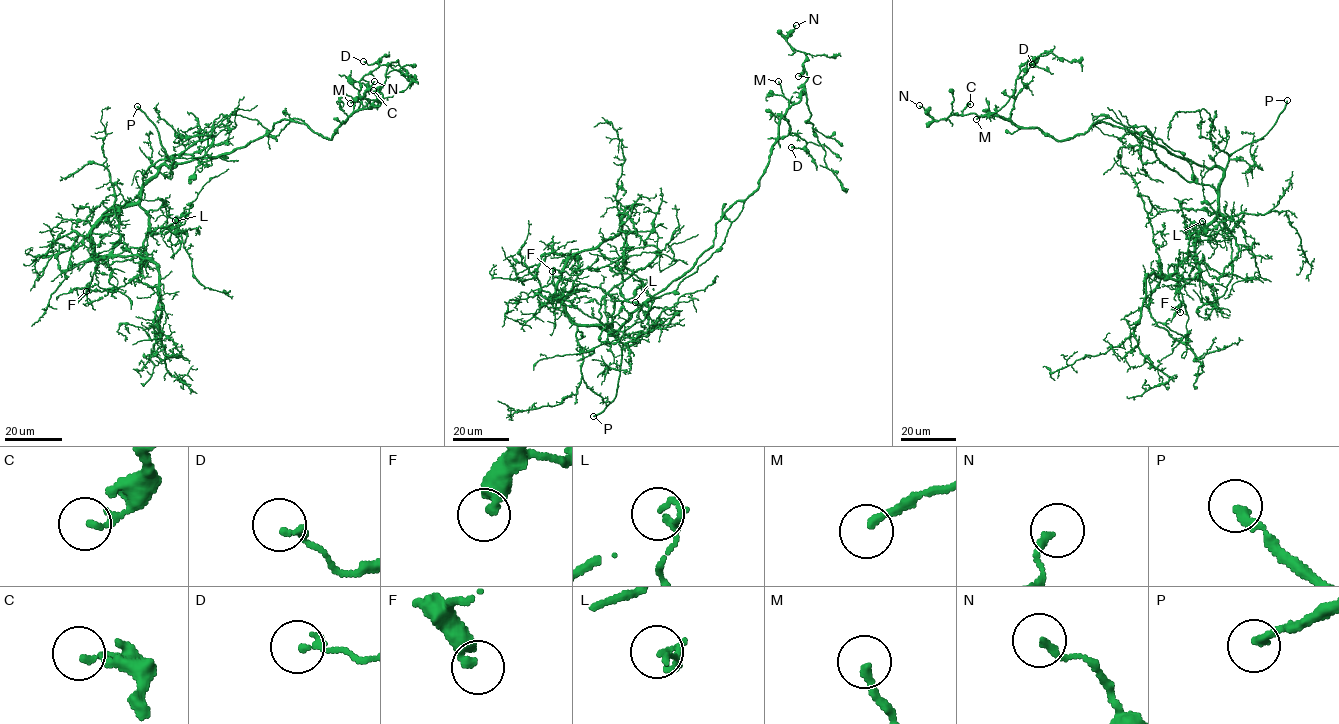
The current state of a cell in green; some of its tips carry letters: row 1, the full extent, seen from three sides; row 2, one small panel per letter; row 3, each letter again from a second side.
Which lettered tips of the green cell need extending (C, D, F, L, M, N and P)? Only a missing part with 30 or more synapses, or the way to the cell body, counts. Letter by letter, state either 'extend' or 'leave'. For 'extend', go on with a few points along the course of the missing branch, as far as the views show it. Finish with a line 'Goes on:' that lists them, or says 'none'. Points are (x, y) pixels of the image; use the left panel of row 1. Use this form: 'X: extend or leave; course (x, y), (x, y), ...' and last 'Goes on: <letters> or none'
C: leave
D: leave
F: leave
L: leave
M: extend; course (350, 103), (323, 114)
N: leave
P: extend; course (137, 106), (126, 90), (104, 82), (90, 66), (67, 75), (69, 79)
Goes on: M, P

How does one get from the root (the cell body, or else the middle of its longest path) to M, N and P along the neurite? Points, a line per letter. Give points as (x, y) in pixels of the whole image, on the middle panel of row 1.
M: (638, 309), (692, 266), (713, 244), (721, 216), (758, 187), (777, 139), (779, 119), (789, 106), (778, 81)
N: (638, 309), (692, 266), (721, 216), (758, 187), (779, 119), (807, 79), (806, 55), (787, 42), (796, 25)
P: (638, 309), (618, 329), (616, 337), (622, 343), (616, 395), (603, 411), (593, 416)

